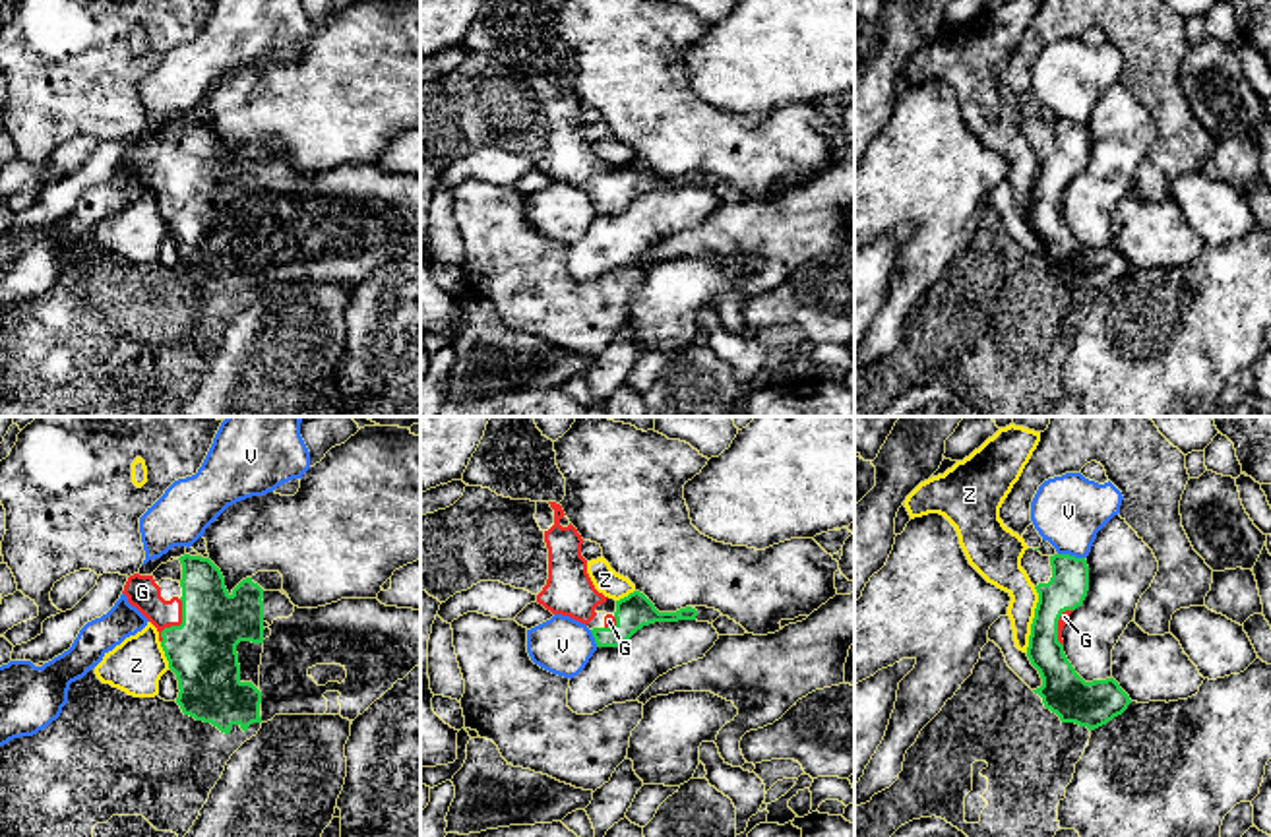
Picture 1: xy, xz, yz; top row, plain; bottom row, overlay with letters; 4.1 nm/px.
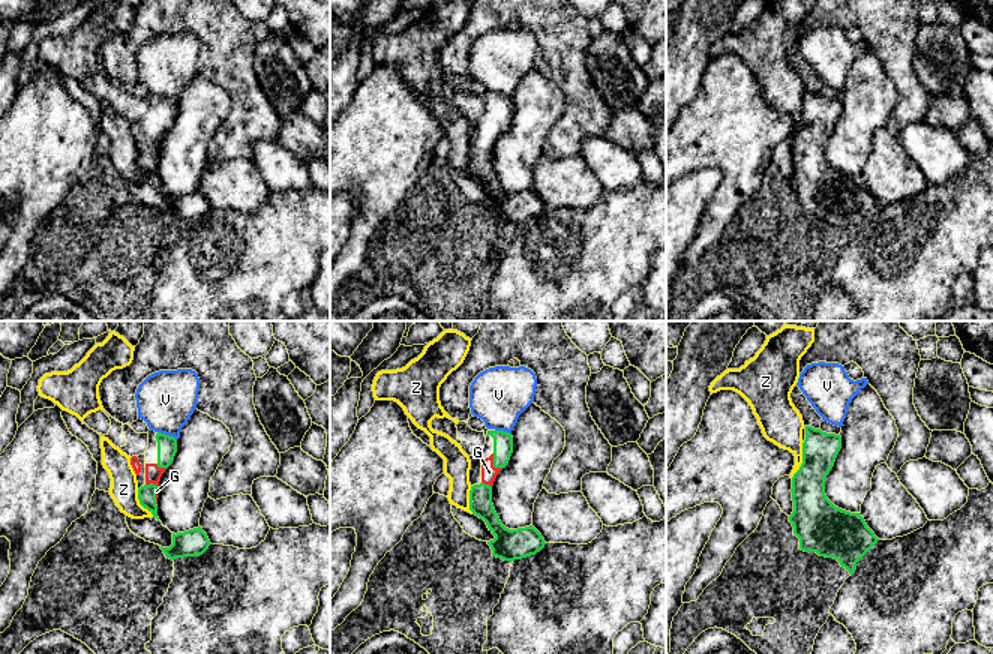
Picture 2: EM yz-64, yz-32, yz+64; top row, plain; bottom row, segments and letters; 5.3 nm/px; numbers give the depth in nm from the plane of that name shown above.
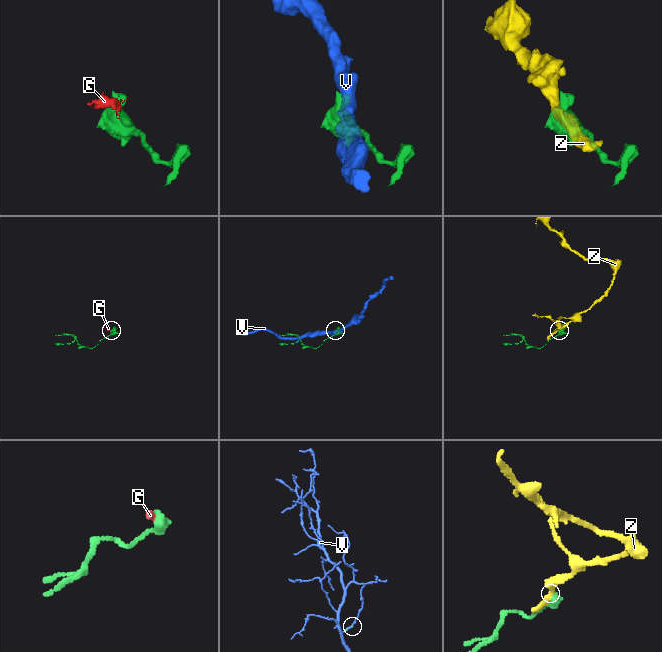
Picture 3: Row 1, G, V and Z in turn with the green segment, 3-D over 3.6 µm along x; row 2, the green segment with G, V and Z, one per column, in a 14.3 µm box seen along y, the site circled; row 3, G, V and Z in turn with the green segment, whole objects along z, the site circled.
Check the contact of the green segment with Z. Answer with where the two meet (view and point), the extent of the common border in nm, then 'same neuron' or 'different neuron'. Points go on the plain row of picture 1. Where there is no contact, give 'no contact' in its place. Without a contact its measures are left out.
yz (1033, 186) | 280 nm | different neuron

